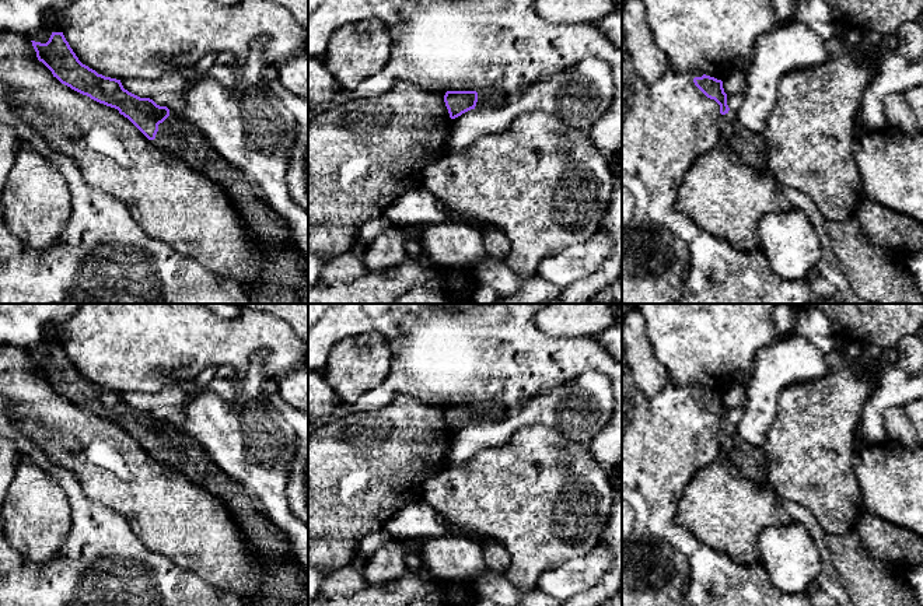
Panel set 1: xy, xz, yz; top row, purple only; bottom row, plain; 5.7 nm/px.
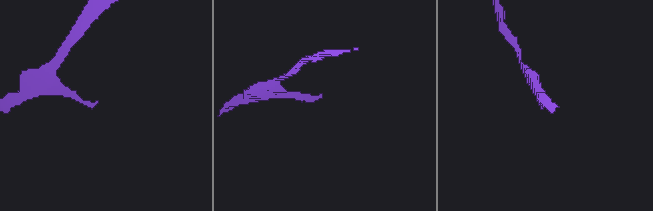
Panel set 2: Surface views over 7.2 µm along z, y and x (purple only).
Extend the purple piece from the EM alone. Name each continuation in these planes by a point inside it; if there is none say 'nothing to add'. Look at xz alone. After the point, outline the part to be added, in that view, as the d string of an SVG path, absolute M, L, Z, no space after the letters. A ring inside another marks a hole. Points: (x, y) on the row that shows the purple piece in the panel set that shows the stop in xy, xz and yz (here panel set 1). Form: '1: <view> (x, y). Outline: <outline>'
1: xz (488, 98). Outline: M479 88L475 109L496 109L507 104L507 92L493 88Z

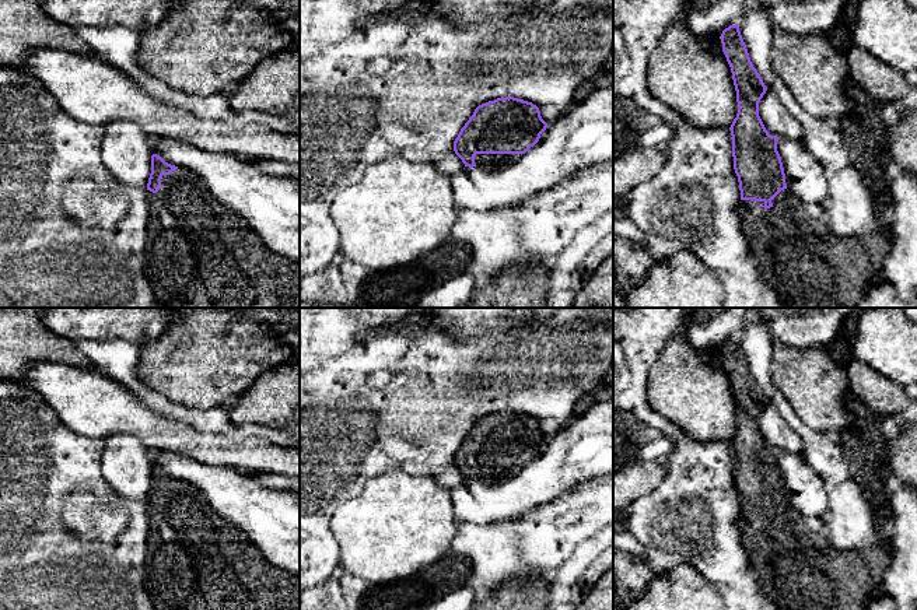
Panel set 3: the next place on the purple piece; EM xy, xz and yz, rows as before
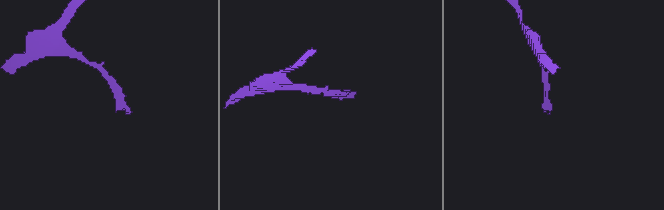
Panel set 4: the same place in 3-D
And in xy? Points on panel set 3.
1: xy (199, 253). Outline: M178 168L162 175L160 190L147 190L147 203L144 273L160 308L300 308L297 260L272 252L242 218L211 196L192 171Z

